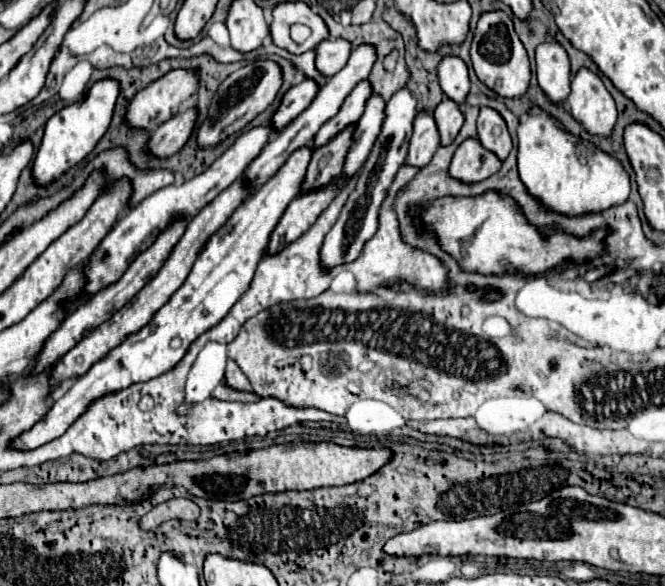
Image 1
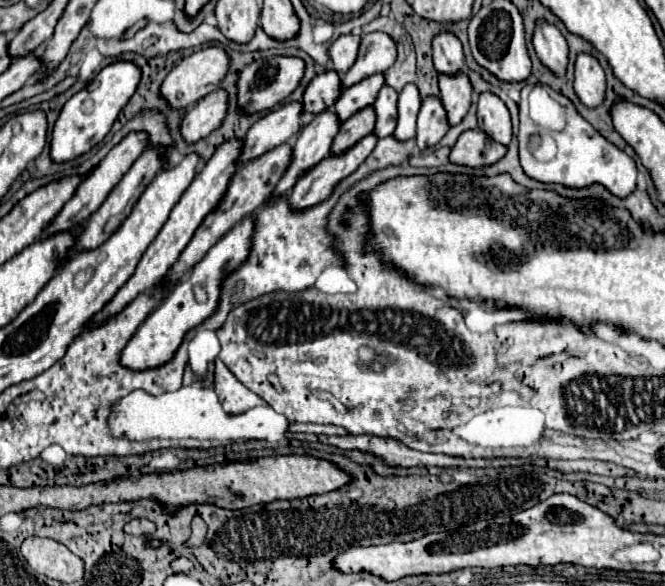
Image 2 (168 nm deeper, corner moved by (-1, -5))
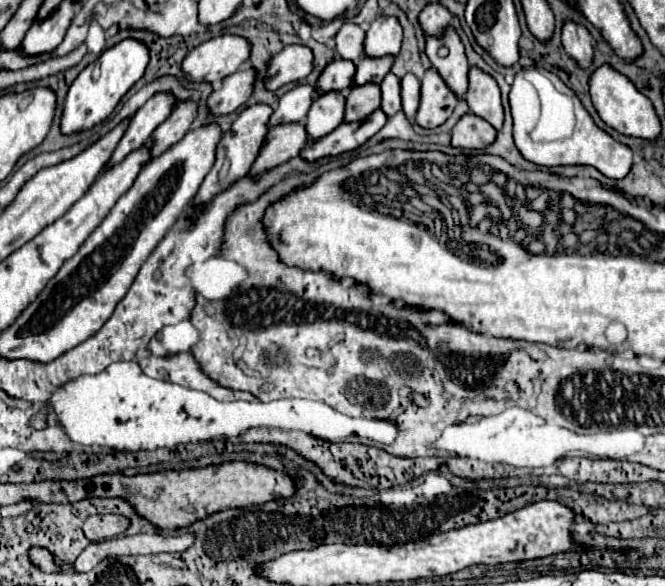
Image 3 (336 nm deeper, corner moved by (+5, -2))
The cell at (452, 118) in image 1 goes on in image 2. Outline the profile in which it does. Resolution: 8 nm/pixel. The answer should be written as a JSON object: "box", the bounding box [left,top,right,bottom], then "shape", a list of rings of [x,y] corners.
{"box":[439,73,471,127],"shape":[[[457,73],[455,77],[439,75],[439,89],[441,101],[447,111],[447,121],[451,127],[459,125],[461,119],[467,115],[471,105],[471,83],[467,75]]]}

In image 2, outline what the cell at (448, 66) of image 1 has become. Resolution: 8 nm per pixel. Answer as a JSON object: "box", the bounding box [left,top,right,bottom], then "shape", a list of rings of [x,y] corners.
{"box":[433,33,465,75],"shape":[[[441,33],[433,39],[433,63],[441,75],[457,75],[465,71],[465,55],[461,41],[451,33]]]}

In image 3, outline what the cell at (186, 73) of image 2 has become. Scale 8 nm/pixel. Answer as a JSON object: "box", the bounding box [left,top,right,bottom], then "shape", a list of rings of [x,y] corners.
{"box":[183,34,249,84],"shape":[[[223,34],[195,46],[183,60],[183,72],[189,80],[219,84],[241,66],[245,68],[249,64],[249,56],[249,40],[235,34]]]}

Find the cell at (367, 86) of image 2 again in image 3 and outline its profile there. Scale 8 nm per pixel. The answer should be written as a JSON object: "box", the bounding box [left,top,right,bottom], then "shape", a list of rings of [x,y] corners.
{"box":[353,56,395,84],"shape":[[[363,56],[357,62],[357,74],[355,74],[353,84],[367,84],[367,82],[379,84],[385,78],[385,74],[391,70],[393,60],[395,56],[381,56],[381,58]]]}

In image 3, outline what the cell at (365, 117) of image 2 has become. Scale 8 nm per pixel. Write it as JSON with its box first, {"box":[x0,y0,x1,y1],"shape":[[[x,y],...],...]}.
{"box":[345,84,381,122],"shape":[[[379,84],[351,86],[349,88],[349,94],[347,94],[345,122],[365,120],[379,106],[381,106],[381,90],[379,90]]]}

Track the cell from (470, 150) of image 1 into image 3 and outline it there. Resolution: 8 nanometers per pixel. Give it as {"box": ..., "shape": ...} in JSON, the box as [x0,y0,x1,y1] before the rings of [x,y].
{"box":[451,114,497,148],"shape":[[[463,114],[451,132],[451,146],[455,148],[485,148],[495,140],[497,130],[475,114]]]}

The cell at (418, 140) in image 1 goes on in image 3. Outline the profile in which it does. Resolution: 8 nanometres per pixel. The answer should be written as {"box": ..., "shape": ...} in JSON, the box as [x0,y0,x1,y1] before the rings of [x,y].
{"box":[415,68,459,128],"shape":[[[429,68],[421,80],[421,106],[415,120],[423,128],[437,128],[451,116],[457,102],[459,98],[445,80],[441,80],[441,74],[435,68]]]}

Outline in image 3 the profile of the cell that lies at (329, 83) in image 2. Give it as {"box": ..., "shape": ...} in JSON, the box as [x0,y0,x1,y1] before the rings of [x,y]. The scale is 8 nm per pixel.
{"box":[317,58,355,94],"shape":[[[335,58],[321,74],[317,86],[319,86],[319,94],[323,92],[331,92],[331,90],[345,90],[351,86],[353,76],[355,76],[355,64],[351,60],[341,60]]]}

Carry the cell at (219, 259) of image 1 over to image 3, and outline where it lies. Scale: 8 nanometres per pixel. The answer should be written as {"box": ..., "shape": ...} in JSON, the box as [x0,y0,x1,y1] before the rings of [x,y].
{"box":[305,92,347,142],"shape":[[[325,92],[313,100],[305,124],[309,142],[323,138],[345,120],[345,100],[347,98],[341,92]]]}

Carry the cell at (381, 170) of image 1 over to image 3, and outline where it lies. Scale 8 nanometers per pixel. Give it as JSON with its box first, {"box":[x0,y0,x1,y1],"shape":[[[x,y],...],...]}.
{"box":[401,74,421,120],"shape":[[[407,74],[401,78],[401,98],[403,98],[403,112],[407,114],[409,120],[415,118],[417,108],[419,108],[419,98],[421,98],[421,82],[417,80],[415,74]]]}

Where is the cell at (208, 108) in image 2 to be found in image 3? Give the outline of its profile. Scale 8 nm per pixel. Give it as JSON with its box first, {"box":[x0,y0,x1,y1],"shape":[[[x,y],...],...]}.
{"box":[209,68,257,114],"shape":[[[245,68],[239,70],[231,76],[227,76],[223,80],[223,88],[215,90],[209,98],[209,110],[213,114],[229,114],[235,112],[239,106],[243,106],[251,92],[253,92],[253,84],[257,78],[257,70],[255,68]]]}

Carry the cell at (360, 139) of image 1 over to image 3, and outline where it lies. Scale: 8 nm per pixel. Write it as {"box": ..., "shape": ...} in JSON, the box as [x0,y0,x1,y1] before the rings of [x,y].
{"box":[381,72,401,116],"shape":[[[389,72],[385,80],[381,82],[381,92],[383,92],[381,110],[387,116],[393,116],[395,112],[399,112],[401,110],[401,82],[393,72]]]}

